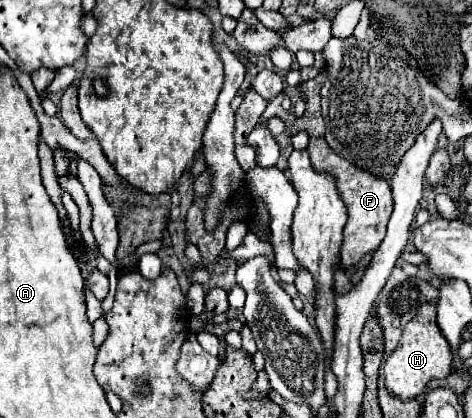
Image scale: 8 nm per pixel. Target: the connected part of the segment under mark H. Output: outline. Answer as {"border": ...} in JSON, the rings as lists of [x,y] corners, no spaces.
{"border":[[[427,303],[419,307],[417,315],[405,325],[399,345],[385,361],[383,367],[385,387],[391,395],[399,399],[413,399],[425,389],[425,385],[431,379],[443,379],[451,373],[451,349],[437,325],[435,309],[437,309],[435,303]]]}

